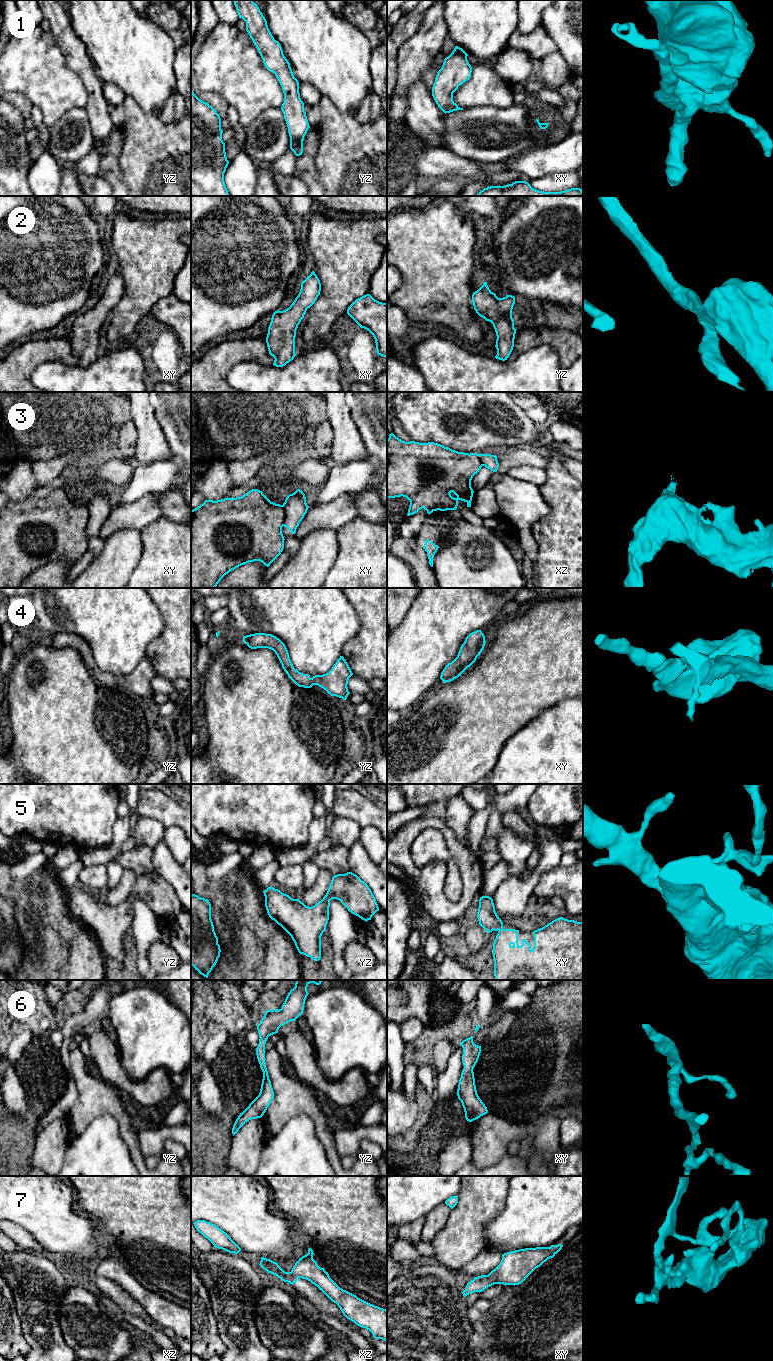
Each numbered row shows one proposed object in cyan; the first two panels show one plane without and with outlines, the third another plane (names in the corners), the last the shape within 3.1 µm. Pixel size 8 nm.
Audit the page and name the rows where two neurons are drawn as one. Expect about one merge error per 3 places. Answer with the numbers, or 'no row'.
3, 7

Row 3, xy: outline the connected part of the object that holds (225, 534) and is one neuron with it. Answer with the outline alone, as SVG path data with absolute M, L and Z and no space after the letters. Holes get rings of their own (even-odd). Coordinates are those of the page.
M252 489L241 497L205 500L191 510L191 588L215 588L226 574L249 562L260 561L269 567L284 549L284 520L283 506L271 502L258 489Z

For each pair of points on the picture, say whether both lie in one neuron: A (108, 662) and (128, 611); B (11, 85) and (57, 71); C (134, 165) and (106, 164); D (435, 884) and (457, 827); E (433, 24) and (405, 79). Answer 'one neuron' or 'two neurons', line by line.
A: one neuron
B: one neuron
C: two neurons
D: two neurons
E: one neuron

